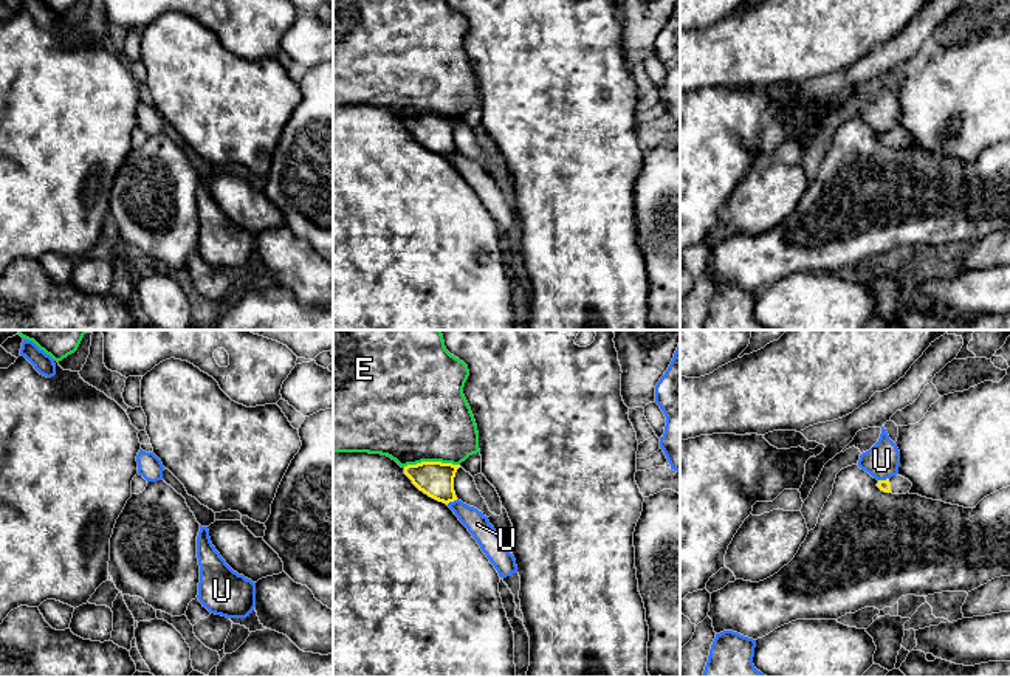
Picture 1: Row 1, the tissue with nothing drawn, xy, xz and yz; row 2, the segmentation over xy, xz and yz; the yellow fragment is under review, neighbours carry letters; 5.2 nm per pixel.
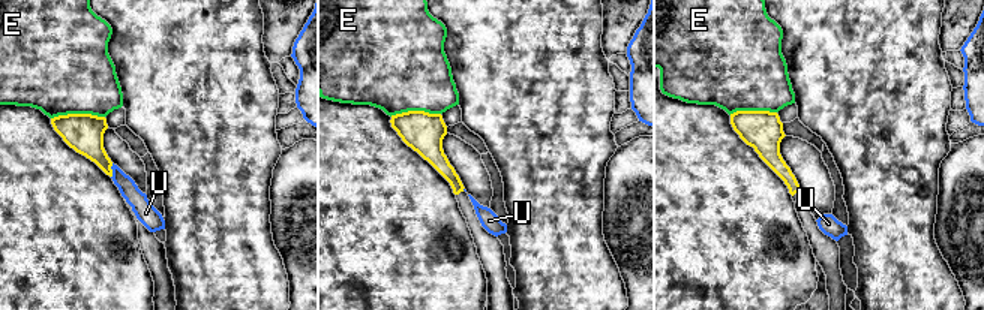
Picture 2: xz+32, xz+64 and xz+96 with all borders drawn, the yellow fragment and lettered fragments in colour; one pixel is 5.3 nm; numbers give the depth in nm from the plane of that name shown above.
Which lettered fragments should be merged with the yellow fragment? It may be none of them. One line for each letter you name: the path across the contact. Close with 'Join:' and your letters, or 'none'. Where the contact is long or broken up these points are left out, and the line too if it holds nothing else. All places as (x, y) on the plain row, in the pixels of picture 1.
Join: none

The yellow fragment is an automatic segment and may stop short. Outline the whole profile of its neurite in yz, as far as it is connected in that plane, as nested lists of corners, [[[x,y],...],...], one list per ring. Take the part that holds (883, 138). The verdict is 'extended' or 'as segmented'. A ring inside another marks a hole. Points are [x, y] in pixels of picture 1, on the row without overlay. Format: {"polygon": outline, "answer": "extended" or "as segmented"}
{"polygon": [[[897,127],[891,132],[878,133],[877,139],[885,146],[906,147],[911,143],[912,136],[908,132]]], "answer": "extended"}

